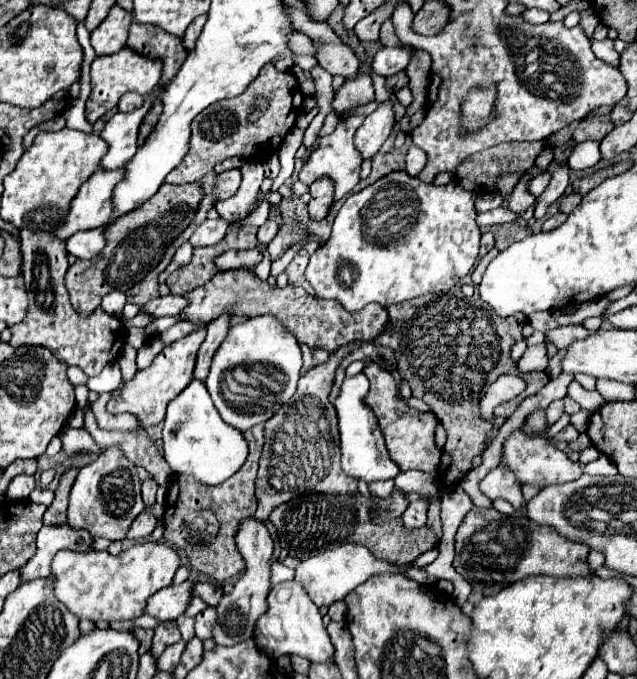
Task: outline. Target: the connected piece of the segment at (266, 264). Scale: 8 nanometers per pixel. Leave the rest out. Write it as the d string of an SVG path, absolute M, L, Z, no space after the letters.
M259 243L257 244L257 247L263 252L263 259L260 265L256 265L256 267L254 267L254 273L256 273L262 281L266 281L266 279L270 277L270 263L272 263L272 261L270 261L270 253L268 252L267 245L265 244Z

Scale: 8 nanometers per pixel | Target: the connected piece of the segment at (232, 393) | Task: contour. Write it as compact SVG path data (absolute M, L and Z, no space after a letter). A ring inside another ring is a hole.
M270 315L252 317L246 323L238 323L234 327L230 327L226 339L218 347L218 353L214 353L214 357L212 357L210 373L206 377L206 389L208 389L216 409L220 411L222 419L226 423L238 427L240 431L246 431L246 429L254 427L256 423L264 423L270 417L274 417L274 413L278 413L278 409L286 401L292 399L292 395L296 391L298 377L300 377L300 367L302 367L300 347L296 343L296 339L290 337L288 331L280 325L280 321L276 321ZM256 363L276 367L282 375L286 375L282 391L274 391L274 393L262 393L262 391L244 393L244 389L236 389L238 381L234 379L232 371L234 369L244 369L244 367L250 367L250 365L256 365Z

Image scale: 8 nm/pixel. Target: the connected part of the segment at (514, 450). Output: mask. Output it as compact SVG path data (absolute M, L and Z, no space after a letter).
M536 409L532 411L526 421L512 431L512 435L504 441L502 447L502 457L500 463L506 465L518 479L520 485L536 485L540 489L548 487L548 485L556 485L556 483L566 483L566 481L574 481L580 475L588 473L588 475L616 475L616 465L604 457L592 463L580 463L580 461L572 461L564 451L560 451L556 447L556 443L552 443L552 439L548 435L544 435L548 429L546 423L546 411L544 409Z

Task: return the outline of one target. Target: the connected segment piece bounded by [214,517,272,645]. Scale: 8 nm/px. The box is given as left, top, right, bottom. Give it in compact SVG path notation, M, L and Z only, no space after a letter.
M256 517L242 519L236 545L240 555L246 561L244 577L234 585L230 595L224 595L218 603L218 625L214 627L214 641L218 645L236 645L248 637L252 637L256 619L266 611L266 595L270 591L270 557L272 557L272 537L266 529L266 523L260 523Z

